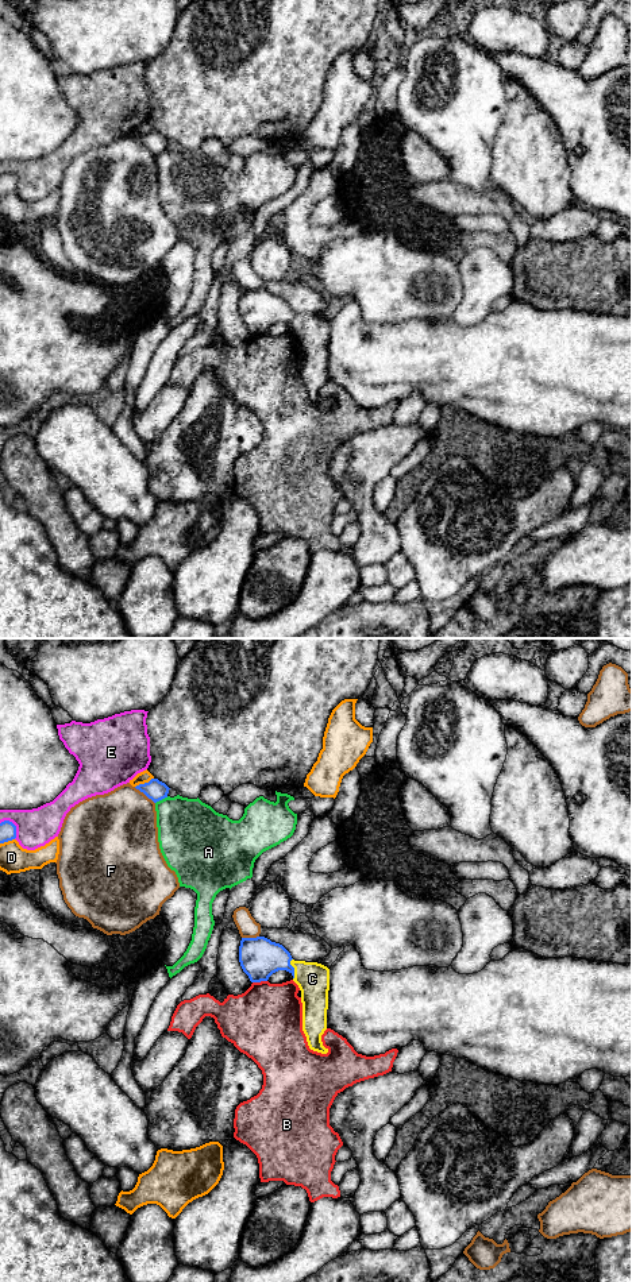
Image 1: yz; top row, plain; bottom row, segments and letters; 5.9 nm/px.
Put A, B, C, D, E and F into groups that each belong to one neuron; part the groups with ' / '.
A / B / C / D / E / F

